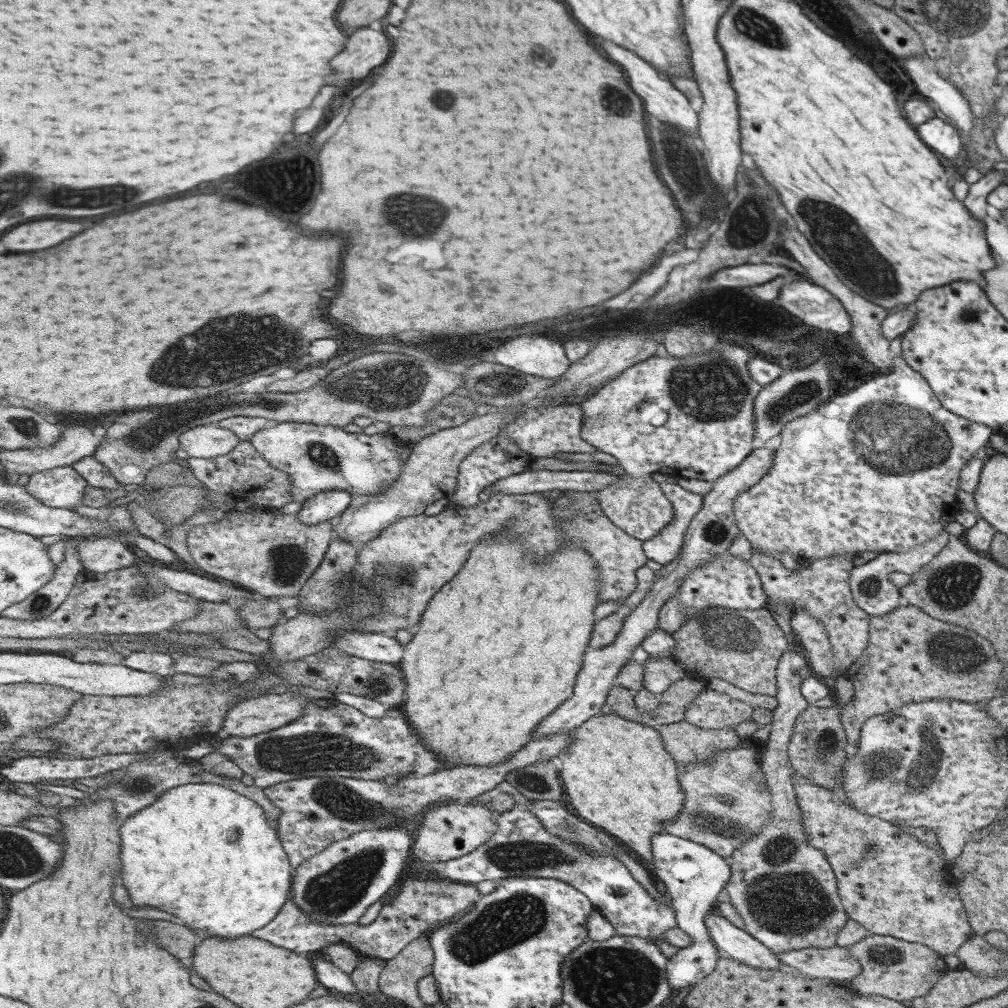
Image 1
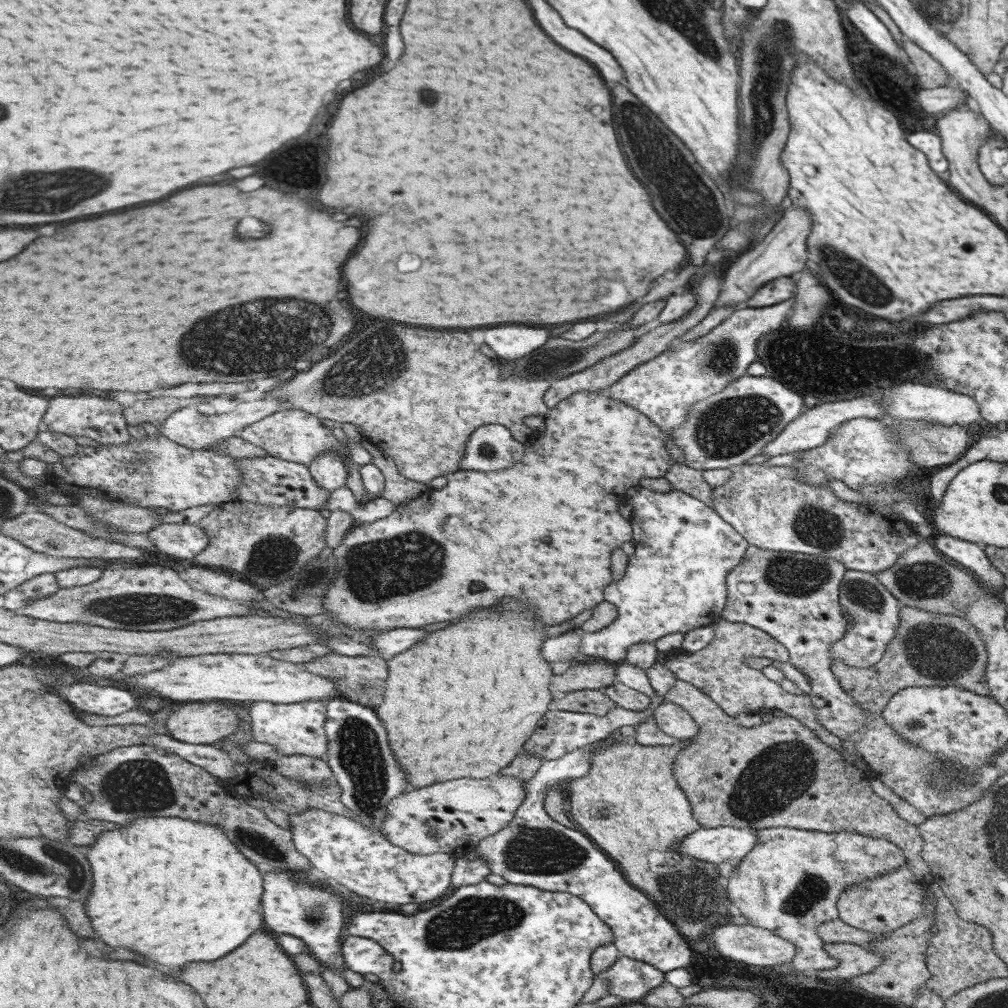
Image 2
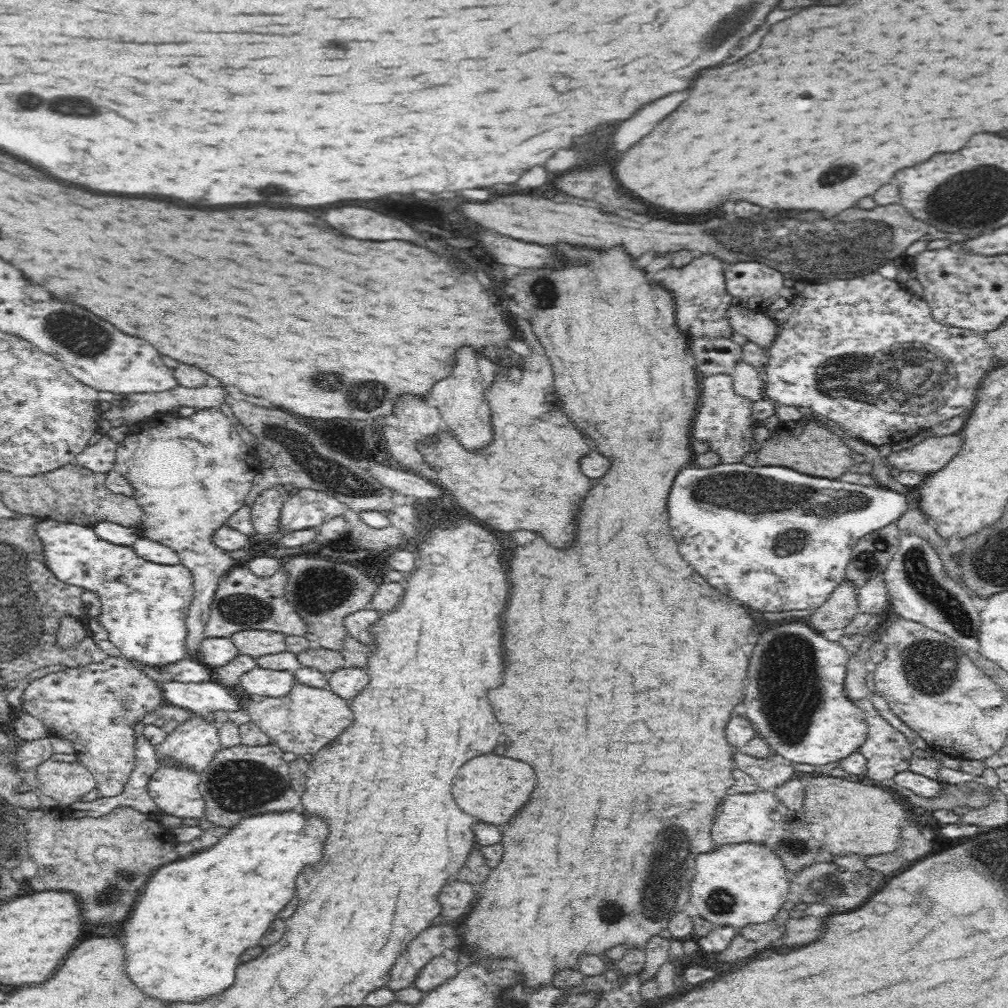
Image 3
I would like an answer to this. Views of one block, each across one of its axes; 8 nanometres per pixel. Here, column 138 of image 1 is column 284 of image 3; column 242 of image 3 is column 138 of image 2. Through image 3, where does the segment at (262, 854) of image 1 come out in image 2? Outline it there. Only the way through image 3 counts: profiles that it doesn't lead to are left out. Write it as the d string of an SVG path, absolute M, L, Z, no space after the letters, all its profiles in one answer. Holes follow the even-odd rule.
M139 818L132 823L121 825L121 828L117 830L101 833L89 846L88 854L87 858L91 860L95 884L97 884L95 894L101 894L101 896L91 896L87 902L87 910L89 910L89 916L93 918L93 926L99 932L101 940L113 948L131 948L157 964L165 964L173 970L181 970L187 962L211 962L211 960L223 958L225 954L231 954L241 944L245 944L251 934L255 934L263 926L263 918L266 918L263 906L263 897L266 894L263 867L247 858L238 844L233 842L224 828L219 825L185 820L185 818Z

